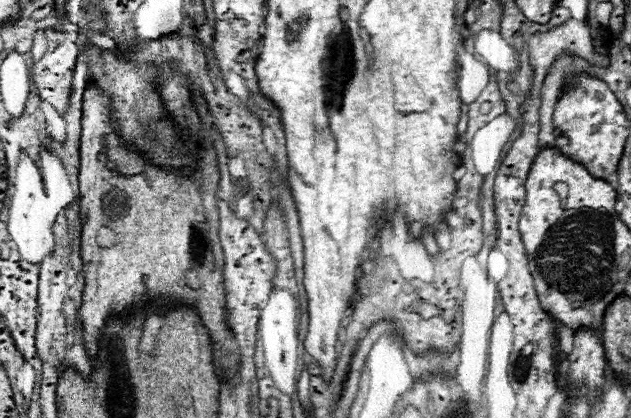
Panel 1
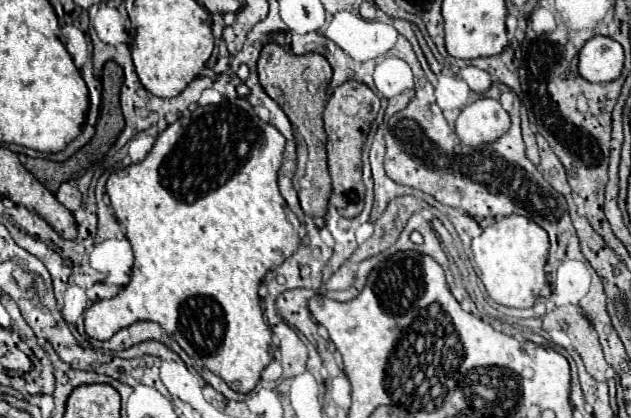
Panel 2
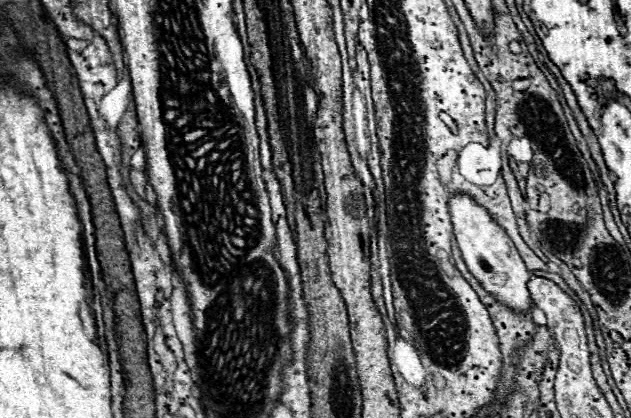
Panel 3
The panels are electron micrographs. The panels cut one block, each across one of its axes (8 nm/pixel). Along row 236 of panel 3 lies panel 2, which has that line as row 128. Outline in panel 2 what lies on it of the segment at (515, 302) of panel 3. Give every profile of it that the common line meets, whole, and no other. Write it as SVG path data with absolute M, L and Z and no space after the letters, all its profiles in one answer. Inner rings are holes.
M480 98L466 106L456 120L456 134L466 146L480 146L498 140L510 128L510 116L498 100Z

